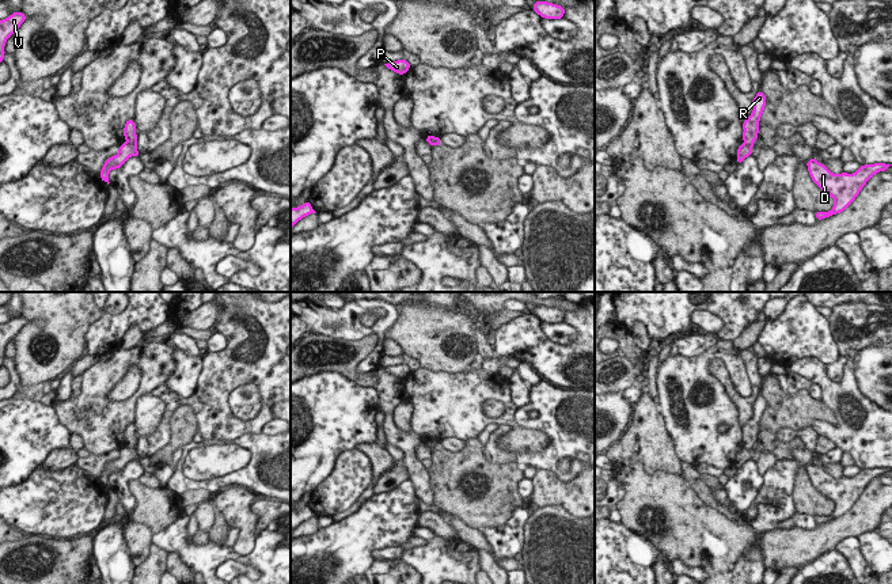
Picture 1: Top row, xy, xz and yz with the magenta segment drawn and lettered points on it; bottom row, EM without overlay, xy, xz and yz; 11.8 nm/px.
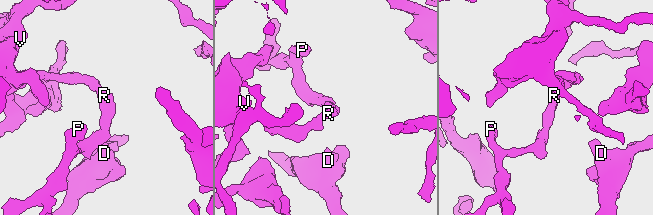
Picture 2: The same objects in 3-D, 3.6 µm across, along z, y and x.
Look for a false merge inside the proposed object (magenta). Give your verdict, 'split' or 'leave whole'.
split

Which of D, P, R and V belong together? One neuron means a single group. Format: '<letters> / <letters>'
D R V / P

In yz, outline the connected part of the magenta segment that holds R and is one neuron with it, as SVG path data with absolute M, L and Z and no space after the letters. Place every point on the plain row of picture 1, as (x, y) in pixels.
M759 395L752 405L754 416L752 418L743 426L744 437L744 448L748 451L754 450L754 445L758 443L759 436L759 424L766 410L766 399Z

